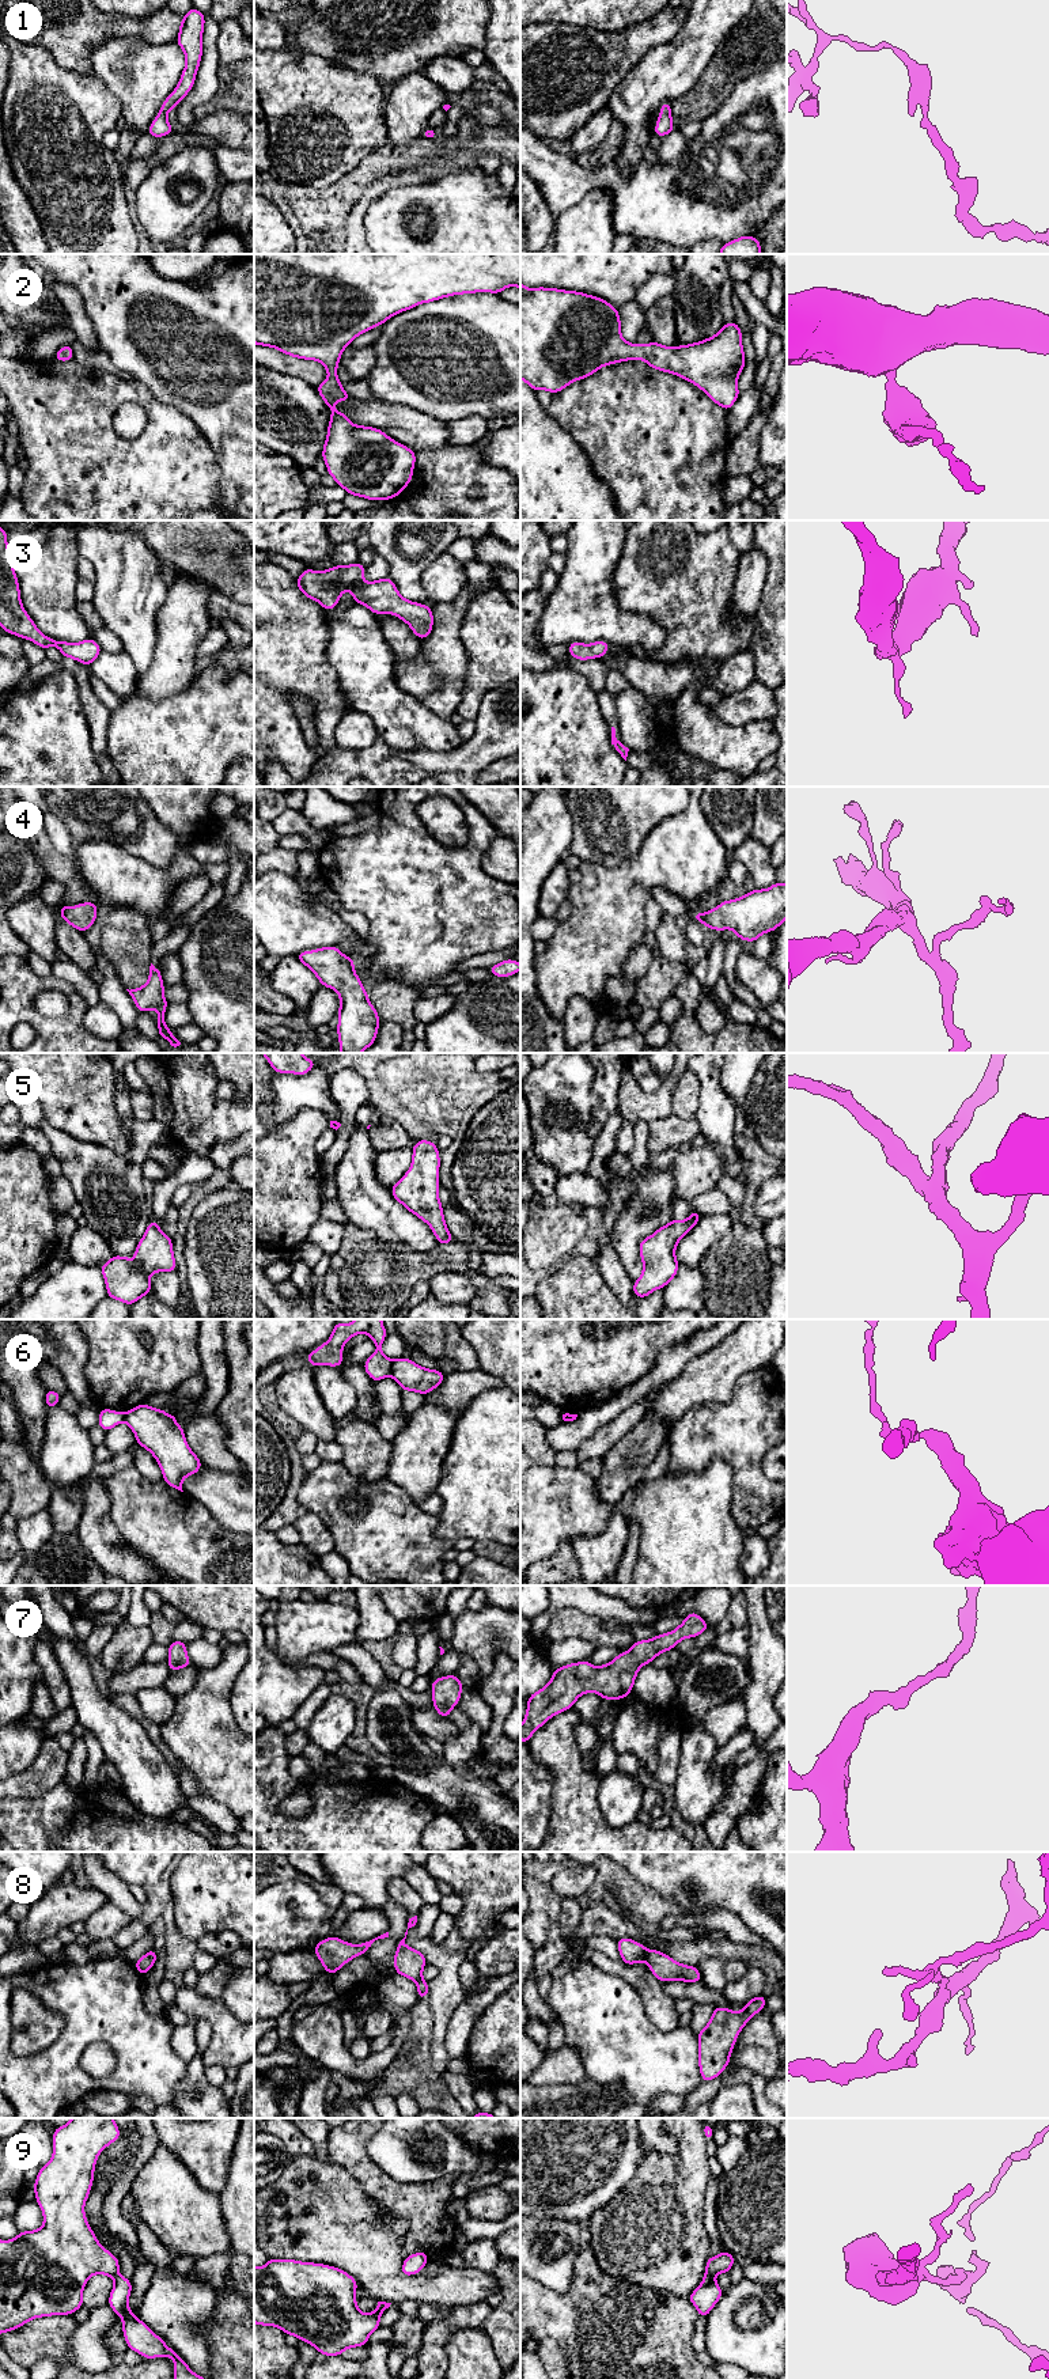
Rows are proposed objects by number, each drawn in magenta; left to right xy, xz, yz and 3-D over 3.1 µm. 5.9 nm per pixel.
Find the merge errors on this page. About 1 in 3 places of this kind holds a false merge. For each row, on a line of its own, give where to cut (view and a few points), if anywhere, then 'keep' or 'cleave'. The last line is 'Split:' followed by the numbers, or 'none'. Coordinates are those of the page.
1: no cut; keep
2: no cut; keep
3: no cut; keep
4: no cut; keep
5: no cut; keep
6: cut in xz along (393, 1360), (389, 1375); cleave
7: no cut; keep
8: cut in yz along (648, 1951), (646, 1961); cleave
9: cut in yz along (705, 2273), (714, 2277); cleave
Split: 6, 8, 9

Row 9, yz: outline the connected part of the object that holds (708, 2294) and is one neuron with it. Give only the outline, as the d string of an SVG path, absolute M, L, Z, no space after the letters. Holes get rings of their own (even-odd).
M705 2274L701 2284L693 2291L688 2299L697 2308L698 2317L708 2317L709 2311L720 2300L723 2295L722 2288L717 2285L713 2276Z

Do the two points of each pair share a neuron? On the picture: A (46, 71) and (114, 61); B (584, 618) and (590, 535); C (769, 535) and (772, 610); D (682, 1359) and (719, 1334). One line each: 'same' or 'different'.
A: different
B: same
C: same
D: same

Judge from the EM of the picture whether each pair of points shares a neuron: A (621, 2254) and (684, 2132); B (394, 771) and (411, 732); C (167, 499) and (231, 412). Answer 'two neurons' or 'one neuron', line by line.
A: one neuron
B: two neurons
C: two neurons

